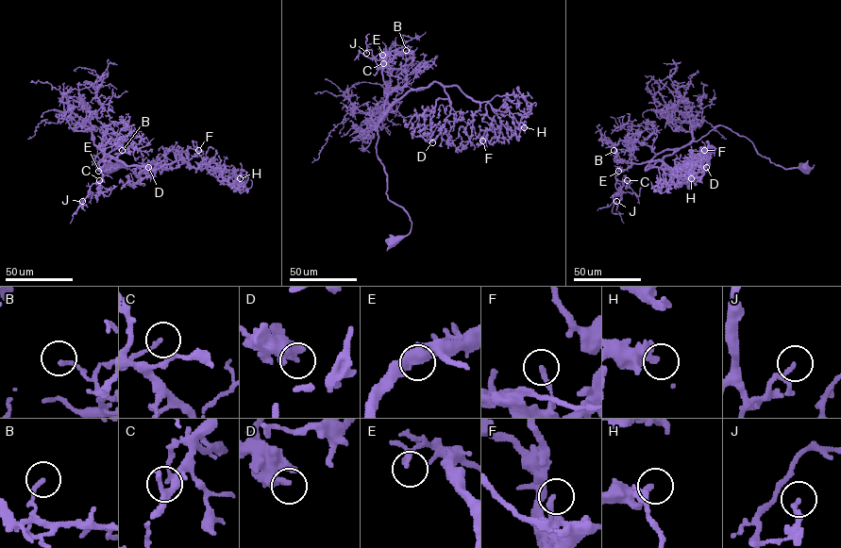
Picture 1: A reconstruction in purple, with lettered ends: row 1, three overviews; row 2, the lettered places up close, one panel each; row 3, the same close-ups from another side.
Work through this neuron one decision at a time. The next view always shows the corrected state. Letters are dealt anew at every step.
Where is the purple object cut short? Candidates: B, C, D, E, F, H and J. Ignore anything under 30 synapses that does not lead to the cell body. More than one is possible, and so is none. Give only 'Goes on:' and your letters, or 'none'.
Goes on: none

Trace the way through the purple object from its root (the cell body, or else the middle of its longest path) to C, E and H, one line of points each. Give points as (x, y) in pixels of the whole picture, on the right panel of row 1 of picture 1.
C: (805, 169), (776, 165), (748, 139), (719, 125), (697, 141), (616, 174), (618, 180), (627, 180)
E: (805, 169), (776, 165), (760, 155), (748, 139), (719, 125), (697, 141), (618, 171)
H: (805, 169), (776, 165), (748, 139), (719, 125), (646, 169), (659, 159), (673, 174), (677, 170), (691, 178)

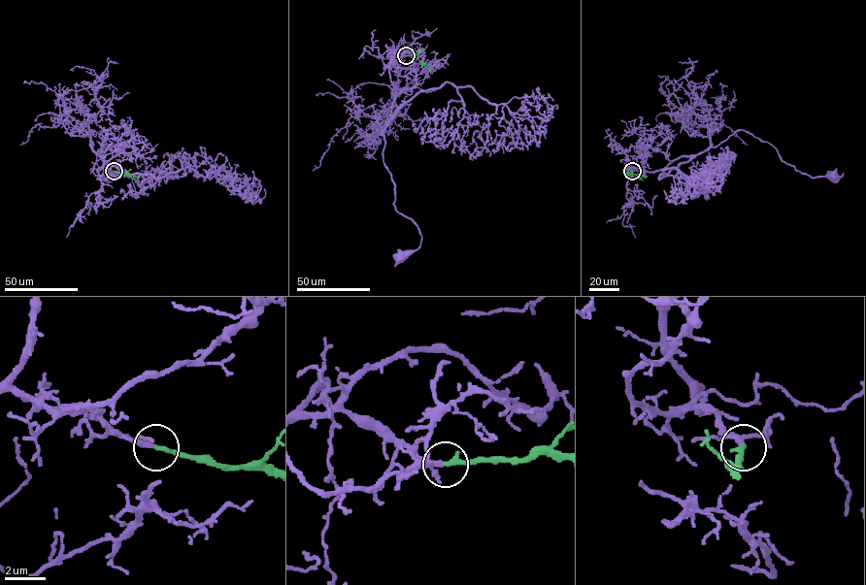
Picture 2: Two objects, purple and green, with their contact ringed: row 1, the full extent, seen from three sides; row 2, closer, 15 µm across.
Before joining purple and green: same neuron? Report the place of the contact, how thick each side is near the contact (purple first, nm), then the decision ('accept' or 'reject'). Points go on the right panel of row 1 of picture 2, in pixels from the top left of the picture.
(632, 171) | 280/280 nm | accept

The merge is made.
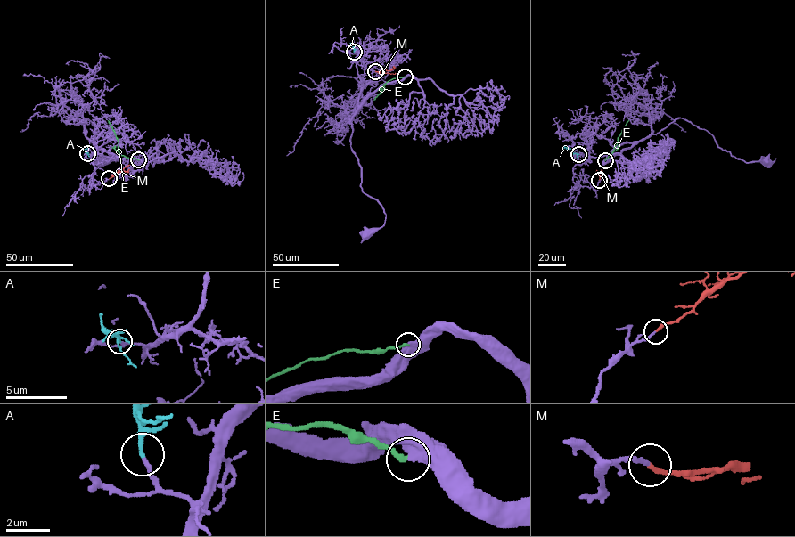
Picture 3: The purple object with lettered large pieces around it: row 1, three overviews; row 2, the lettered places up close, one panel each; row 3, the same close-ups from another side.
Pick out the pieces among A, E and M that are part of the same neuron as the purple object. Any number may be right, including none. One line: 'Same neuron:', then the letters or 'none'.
Same neuron: A, M

